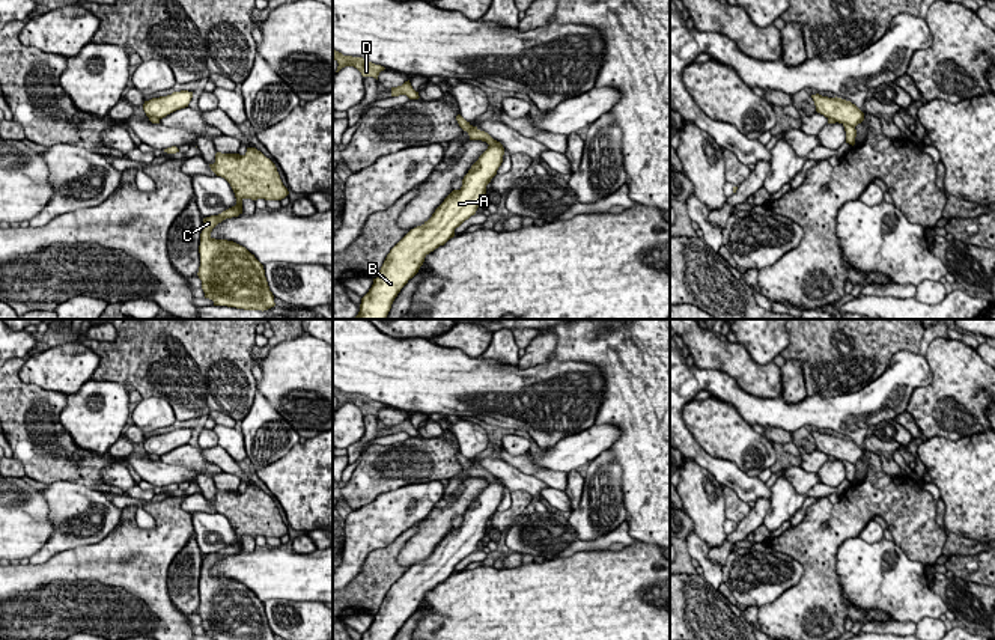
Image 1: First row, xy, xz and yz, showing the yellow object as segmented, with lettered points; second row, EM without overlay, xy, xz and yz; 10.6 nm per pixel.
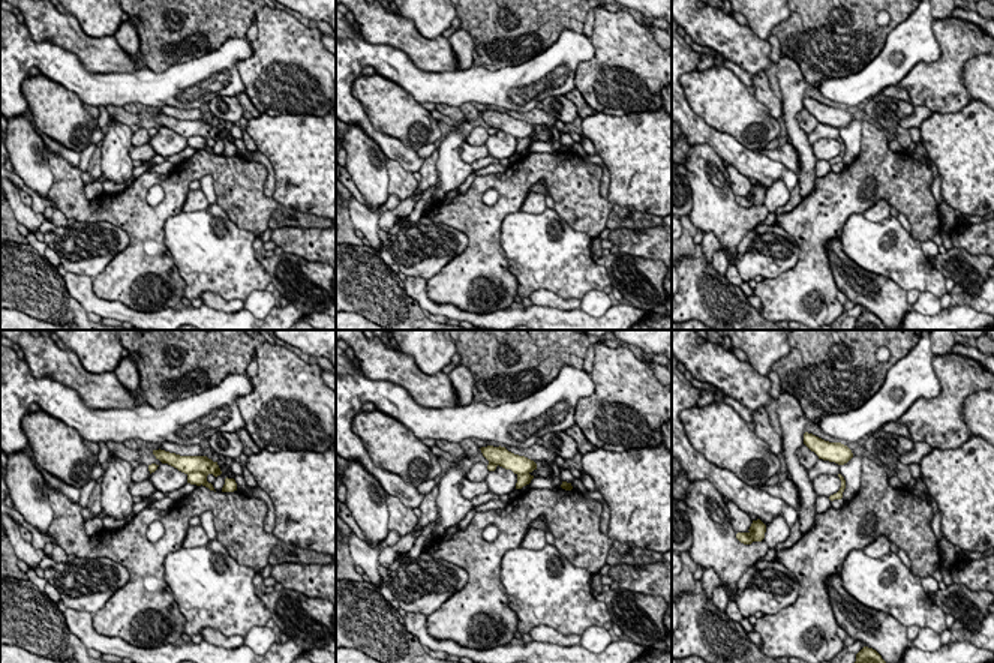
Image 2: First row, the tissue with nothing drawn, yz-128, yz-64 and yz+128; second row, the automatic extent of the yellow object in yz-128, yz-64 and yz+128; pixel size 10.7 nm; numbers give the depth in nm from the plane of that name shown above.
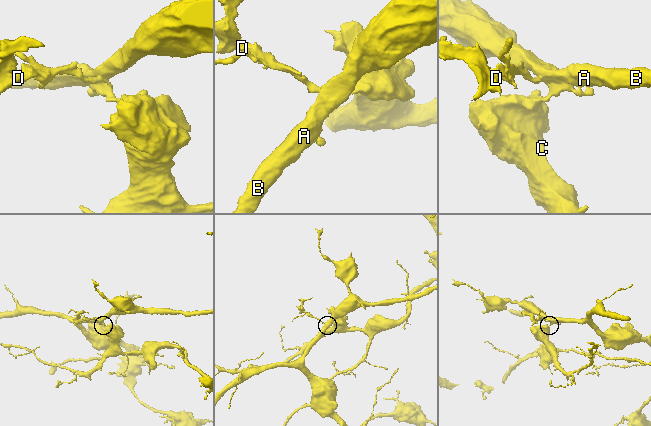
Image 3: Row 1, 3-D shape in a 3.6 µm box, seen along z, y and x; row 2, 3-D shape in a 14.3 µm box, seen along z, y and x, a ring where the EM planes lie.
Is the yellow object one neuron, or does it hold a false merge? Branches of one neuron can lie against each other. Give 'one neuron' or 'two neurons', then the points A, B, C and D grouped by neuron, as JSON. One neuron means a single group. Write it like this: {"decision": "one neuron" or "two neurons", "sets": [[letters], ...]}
{"decision": "two neurons", "sets": [["A", "B"], ["C", "D"]]}

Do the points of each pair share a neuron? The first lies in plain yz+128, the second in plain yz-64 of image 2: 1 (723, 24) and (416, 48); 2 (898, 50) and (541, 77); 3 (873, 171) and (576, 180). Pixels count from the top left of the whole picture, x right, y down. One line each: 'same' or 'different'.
1: same
2: same
3: same

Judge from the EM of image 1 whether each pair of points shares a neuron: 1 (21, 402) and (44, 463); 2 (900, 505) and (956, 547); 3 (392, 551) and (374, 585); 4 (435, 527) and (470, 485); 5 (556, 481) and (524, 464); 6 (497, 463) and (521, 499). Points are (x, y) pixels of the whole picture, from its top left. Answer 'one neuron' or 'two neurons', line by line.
1: one neuron
2: two neurons
3: one neuron
4: one neuron
5: one neuron
6: two neurons

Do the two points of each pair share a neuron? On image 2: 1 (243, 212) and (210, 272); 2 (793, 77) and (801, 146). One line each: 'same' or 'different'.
1: different
2: same

